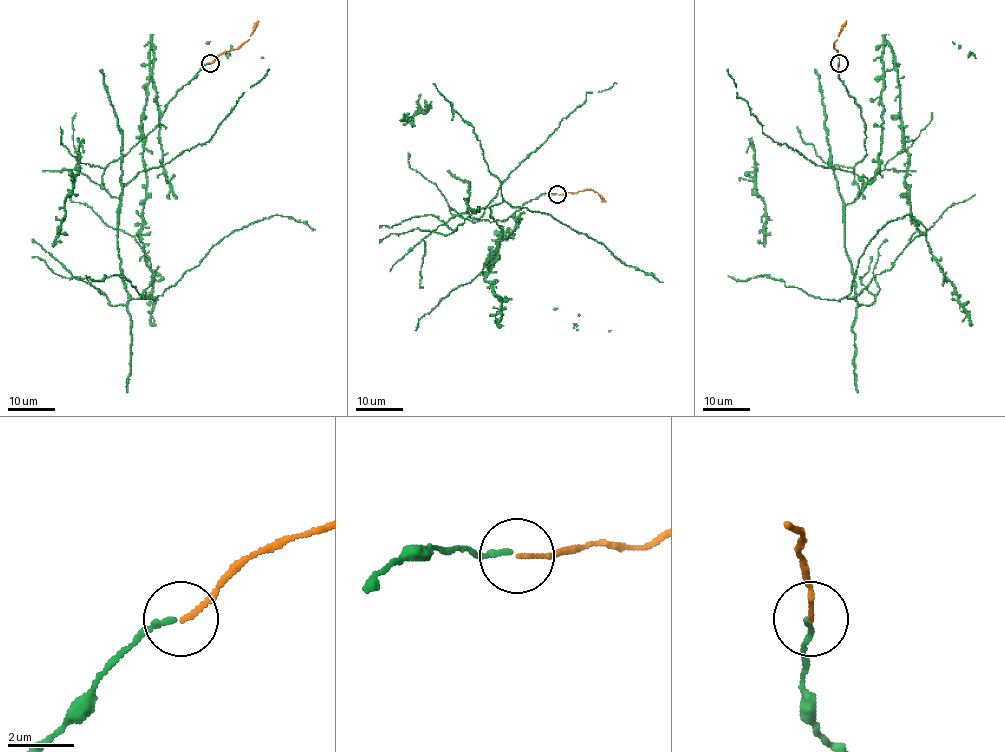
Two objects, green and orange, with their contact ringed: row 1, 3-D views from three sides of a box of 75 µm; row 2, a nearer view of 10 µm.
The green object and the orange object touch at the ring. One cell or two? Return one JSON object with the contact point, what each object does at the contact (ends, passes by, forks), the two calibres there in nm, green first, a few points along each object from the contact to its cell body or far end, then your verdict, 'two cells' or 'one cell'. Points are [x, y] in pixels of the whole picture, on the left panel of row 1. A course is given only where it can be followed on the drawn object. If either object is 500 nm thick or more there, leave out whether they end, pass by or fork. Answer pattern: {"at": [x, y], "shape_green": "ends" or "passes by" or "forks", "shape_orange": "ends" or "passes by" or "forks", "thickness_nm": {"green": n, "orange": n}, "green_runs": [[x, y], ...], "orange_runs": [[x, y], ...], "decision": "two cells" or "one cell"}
{"at": [210, 63], "shape_green": "ends", "shape_orange": "ends", "thickness_nm": {"green": 150, "orange": 120}, "green_runs": [[209, 63], [101, 177], [119, 200], [117, 249], [135, 299], [153, 276], [133, 235], [150, 69], [176, 199]], "orange_runs": [[210, 63], [220, 54], [238, 49], [249, 39], [257, 20]], "decision": "one cell"}

